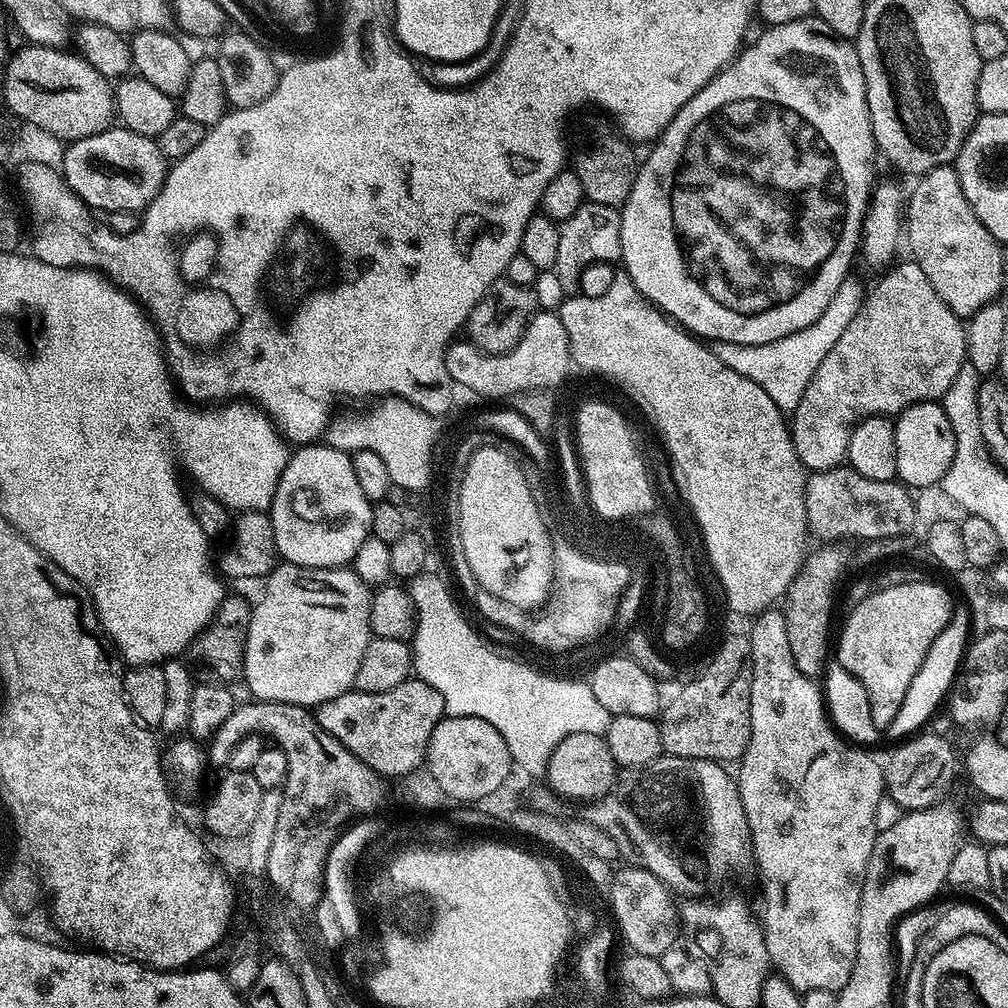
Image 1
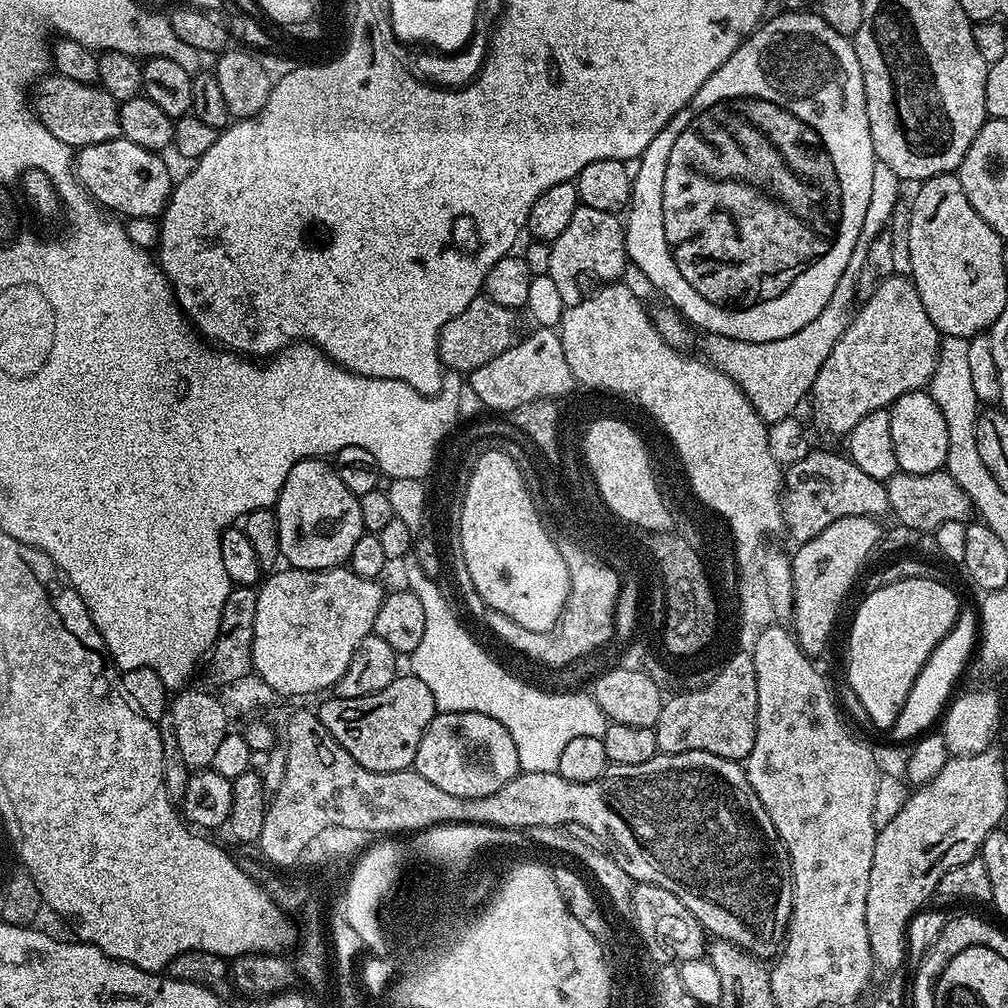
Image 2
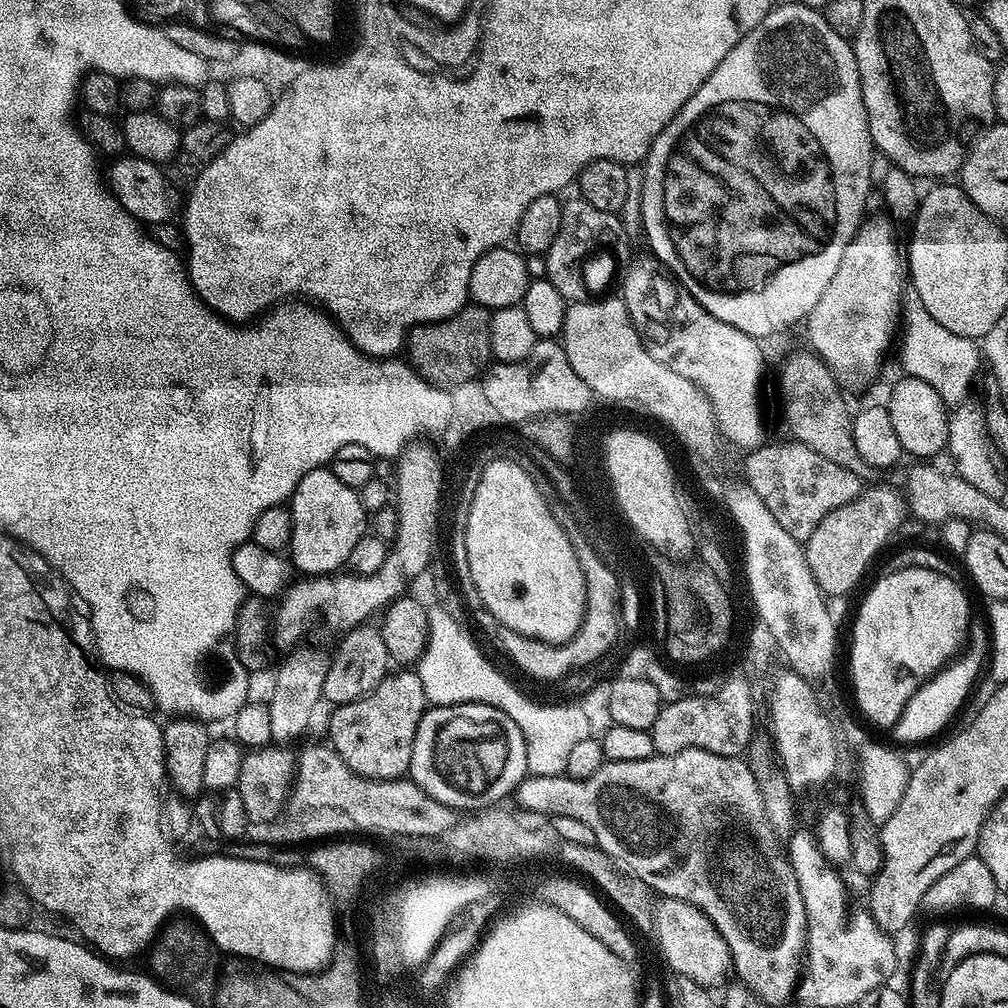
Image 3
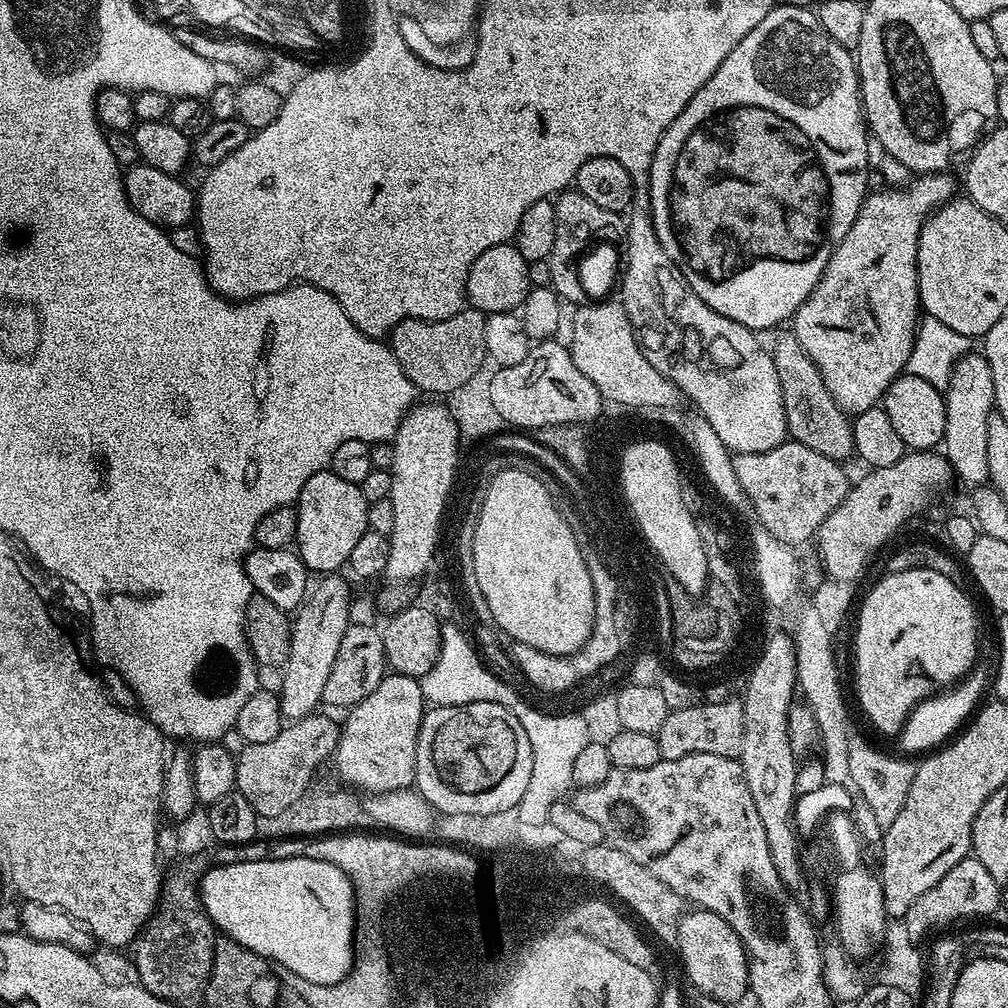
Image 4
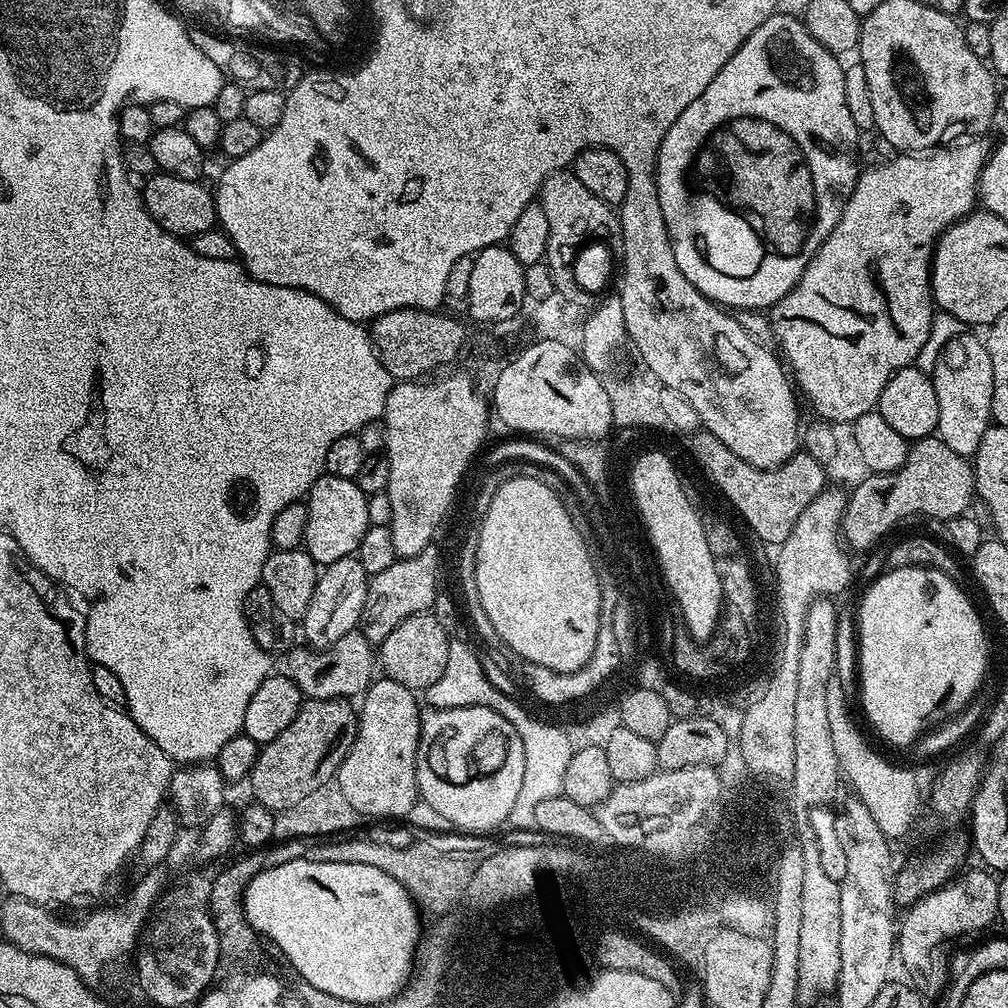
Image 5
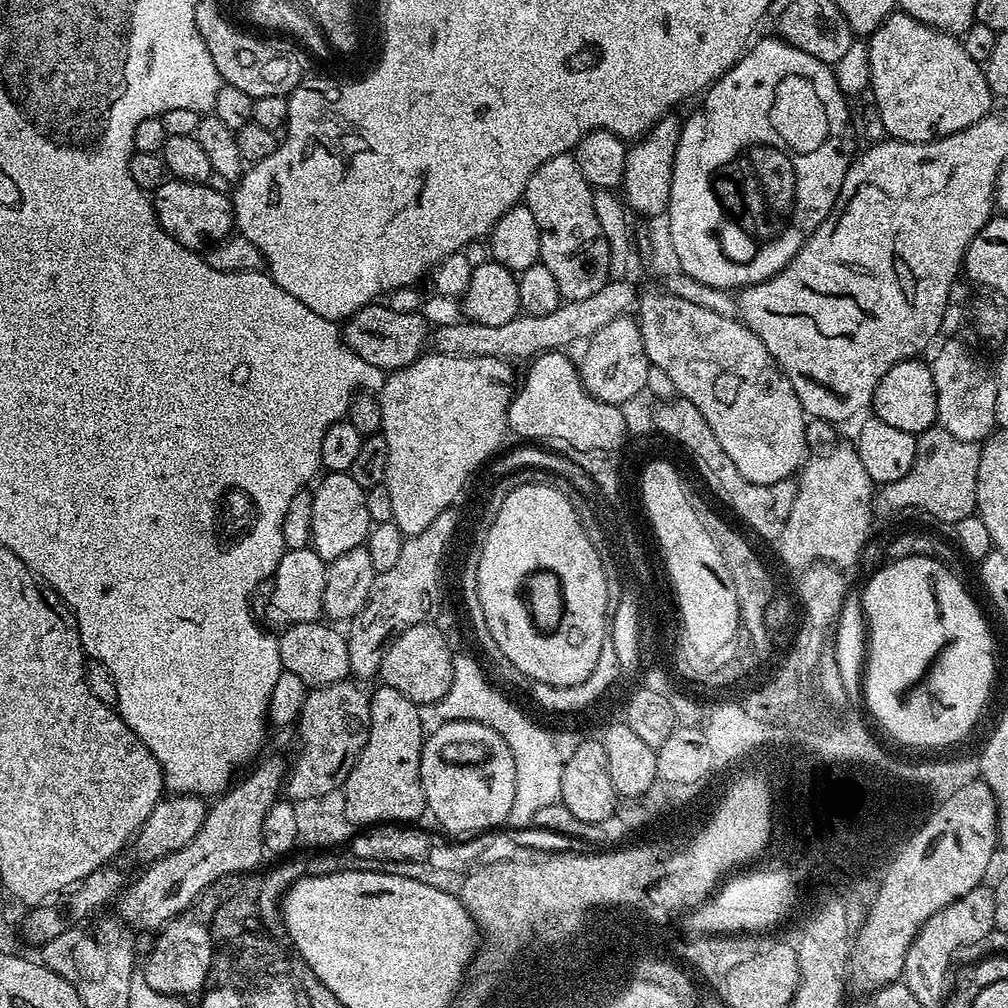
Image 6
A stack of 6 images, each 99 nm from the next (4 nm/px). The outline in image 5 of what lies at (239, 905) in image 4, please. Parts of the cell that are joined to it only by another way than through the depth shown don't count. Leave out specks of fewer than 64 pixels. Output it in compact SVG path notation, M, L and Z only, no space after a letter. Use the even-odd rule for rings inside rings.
M297 858L260 872L244 888L244 913L252 929L275 944L280 949L280 953L294 966L294 970L298 970L298 974L302 974L302 978L306 978L306 982L310 982L310 986L318 986L318 990L326 990L326 994L330 994L334 998L349 1000L353 1006L360 1006L360 1004L381 1006L386 1001L394 999L407 987L413 975L416 941L422 931L420 916L416 910L418 911L418 908L412 895L399 881L376 866L362 865L358 862L314 862Z

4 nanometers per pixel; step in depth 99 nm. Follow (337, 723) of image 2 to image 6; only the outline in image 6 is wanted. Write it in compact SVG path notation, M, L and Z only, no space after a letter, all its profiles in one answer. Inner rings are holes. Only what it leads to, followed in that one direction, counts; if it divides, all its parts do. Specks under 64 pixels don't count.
M377 688L369 702L369 738L342 787L346 818L353 826L416 822L426 812L420 785L420 755L426 739L426 727L420 721L421 709L406 694L398 694L398 690Z

